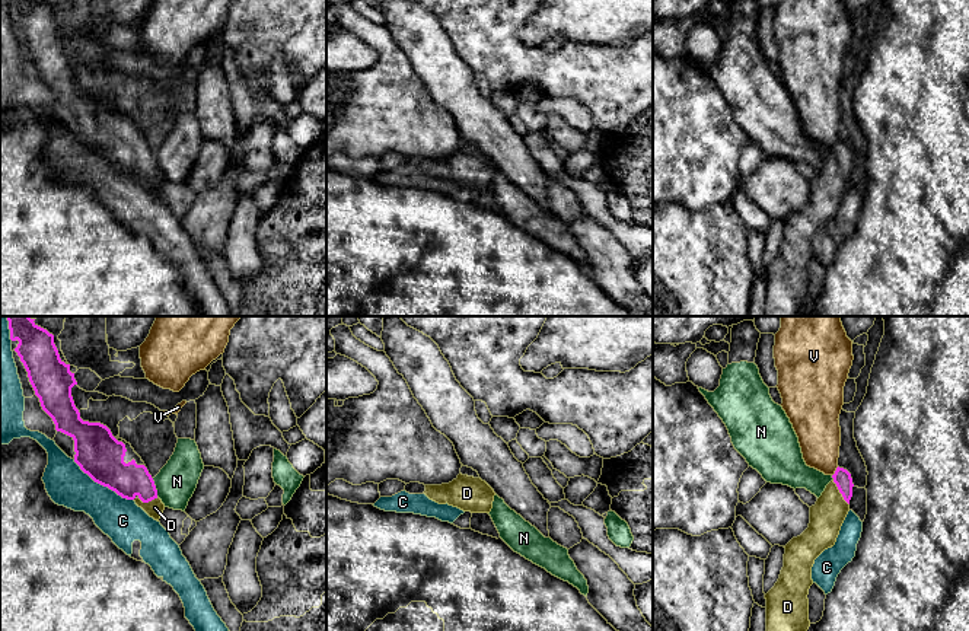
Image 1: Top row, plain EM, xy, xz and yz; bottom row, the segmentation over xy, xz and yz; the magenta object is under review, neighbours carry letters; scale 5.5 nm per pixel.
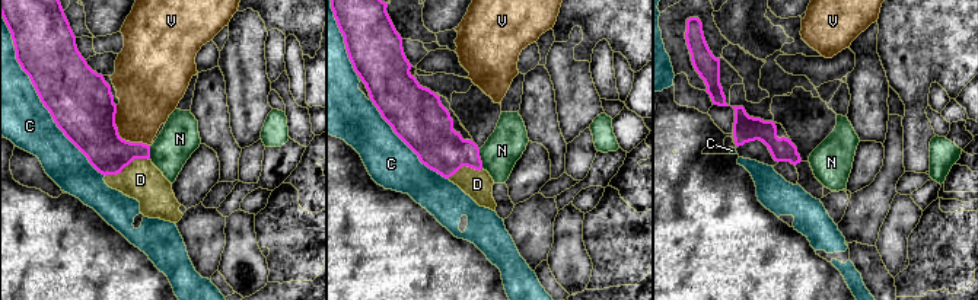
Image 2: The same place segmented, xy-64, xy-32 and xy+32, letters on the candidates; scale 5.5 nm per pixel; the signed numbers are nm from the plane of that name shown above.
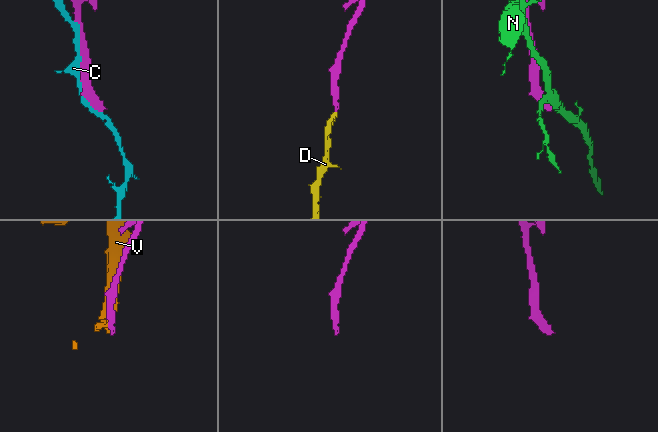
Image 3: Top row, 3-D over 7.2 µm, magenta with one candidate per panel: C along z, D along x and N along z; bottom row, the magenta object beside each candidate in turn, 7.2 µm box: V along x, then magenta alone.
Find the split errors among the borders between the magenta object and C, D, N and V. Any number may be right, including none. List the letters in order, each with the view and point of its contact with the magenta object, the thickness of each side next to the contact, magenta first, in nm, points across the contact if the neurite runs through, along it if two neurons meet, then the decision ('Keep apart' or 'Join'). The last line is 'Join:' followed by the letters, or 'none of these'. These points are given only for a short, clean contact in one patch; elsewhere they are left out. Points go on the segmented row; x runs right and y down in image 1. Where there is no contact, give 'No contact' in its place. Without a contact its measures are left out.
C: Touches magenta at xy (102, 484). Thickness 260 nm (magenta) against 240 nm. Keep apart
D: Touches magenta at yz (840, 491). Thickness 100 nm (magenta) against 190 nm. Path across: yz (842, 478), (840, 491), (826, 516). Join
N: Touches magenta at xy (155, 487). Thickness 190 nm (magenta) against 220 nm. Boundary: xy (152, 478), (158, 496). Keep apart
V: Touches magenta at yz (835, 471). Thickness 100 nm (magenta) against 240 nm. Keep apart
Join: D

